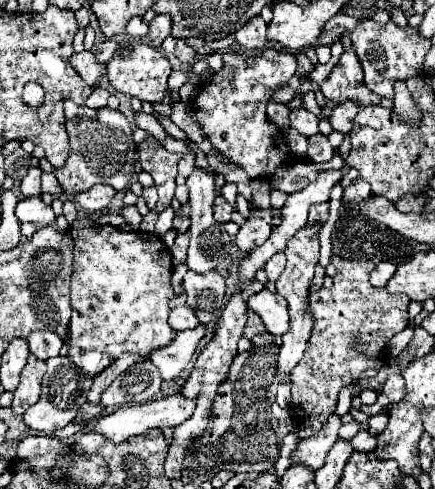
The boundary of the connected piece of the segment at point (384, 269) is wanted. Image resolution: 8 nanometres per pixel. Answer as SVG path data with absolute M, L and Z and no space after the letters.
M377 264L375 270L371 272L371 284L377 288L383 288L387 280L395 274L395 270L397 270L395 264Z

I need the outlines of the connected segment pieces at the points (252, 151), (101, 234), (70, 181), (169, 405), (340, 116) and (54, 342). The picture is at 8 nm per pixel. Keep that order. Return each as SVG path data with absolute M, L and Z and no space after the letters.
M265 48L261 52L227 52L223 54L223 68L215 72L211 80L199 86L199 92L191 106L199 126L203 128L211 146L219 154L223 154L229 162L241 166L249 174L249 178L271 178L281 166L289 166L301 160L289 150L283 132L273 122L269 122L265 112L273 92L281 88L295 74L295 70L297 70L297 58L291 52L281 52L275 48Z
M91 218L75 220L73 224L89 224L81 230L75 240L75 256L73 256L73 276L71 276L71 340L69 340L69 360L83 370L85 376L93 378L103 372L109 364L113 364L123 352L139 352L149 354L155 348L163 348L175 338L175 330L171 330L167 316L171 312L169 300L175 296L171 288L173 262L163 240L149 232L121 232L113 226L99 226Z
M65 102L65 122L69 132L71 154L63 168L53 168L47 158L41 158L39 168L43 172L55 174L65 194L73 196L79 192L87 192L93 184L109 184L115 190L125 190L133 180L135 172L135 150L131 122L119 112L111 108L91 110L87 106L75 106L73 102Z
M171 394L171 396L165 396L165 398L159 398L159 400L153 400L153 402L147 402L147 404L141 404L141 406L131 406L131 408L119 408L117 412L101 418L97 424L95 424L95 432L97 434L103 434L107 436L111 442L123 442L131 436L139 436L151 428L165 428L165 426L179 426L183 424L185 420L191 418L191 414L195 412L195 402L185 398L183 394Z
M343 102L339 106L333 108L331 116L329 116L329 124L335 132L341 134L349 134L353 128L353 118L359 112L359 106L355 102Z
M33 332L27 338L27 344L31 354L35 354L39 360L49 360L53 356L59 356L63 340L55 332Z

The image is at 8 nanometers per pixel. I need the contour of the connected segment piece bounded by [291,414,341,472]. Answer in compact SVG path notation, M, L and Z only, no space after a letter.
M333 414L315 436L299 440L297 448L291 452L291 464L303 464L313 472L319 470L325 464L325 456L329 454L331 446L337 442L339 428L341 428L341 418Z

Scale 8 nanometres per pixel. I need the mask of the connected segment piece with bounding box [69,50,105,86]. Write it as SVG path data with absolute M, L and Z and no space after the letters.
M87 50L83 52L75 52L71 58L69 58L71 66L77 70L77 74L89 84L89 86L95 86L99 76L105 74L105 66L101 62L95 60L95 56Z

